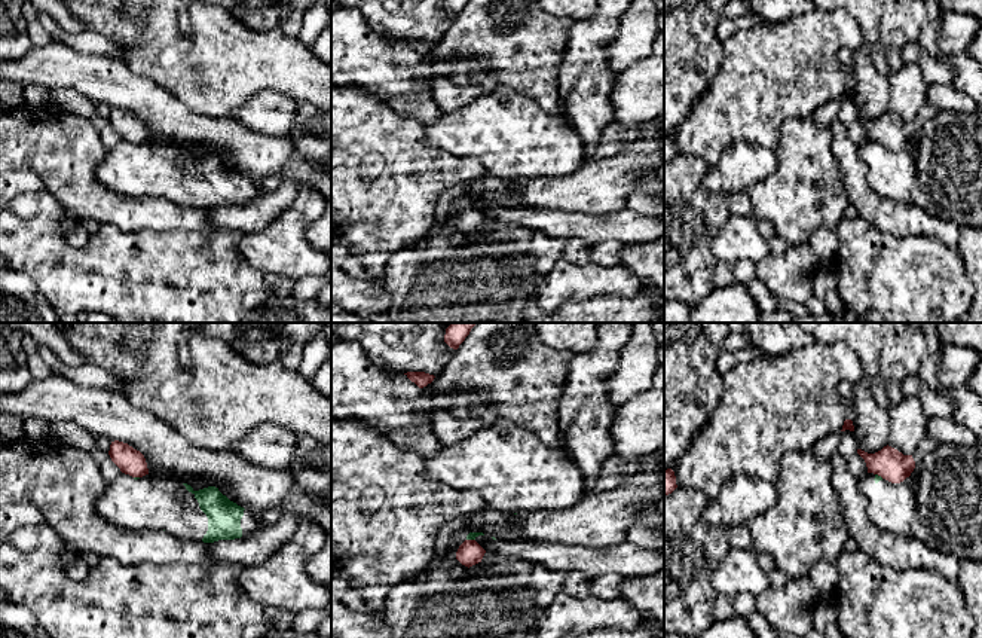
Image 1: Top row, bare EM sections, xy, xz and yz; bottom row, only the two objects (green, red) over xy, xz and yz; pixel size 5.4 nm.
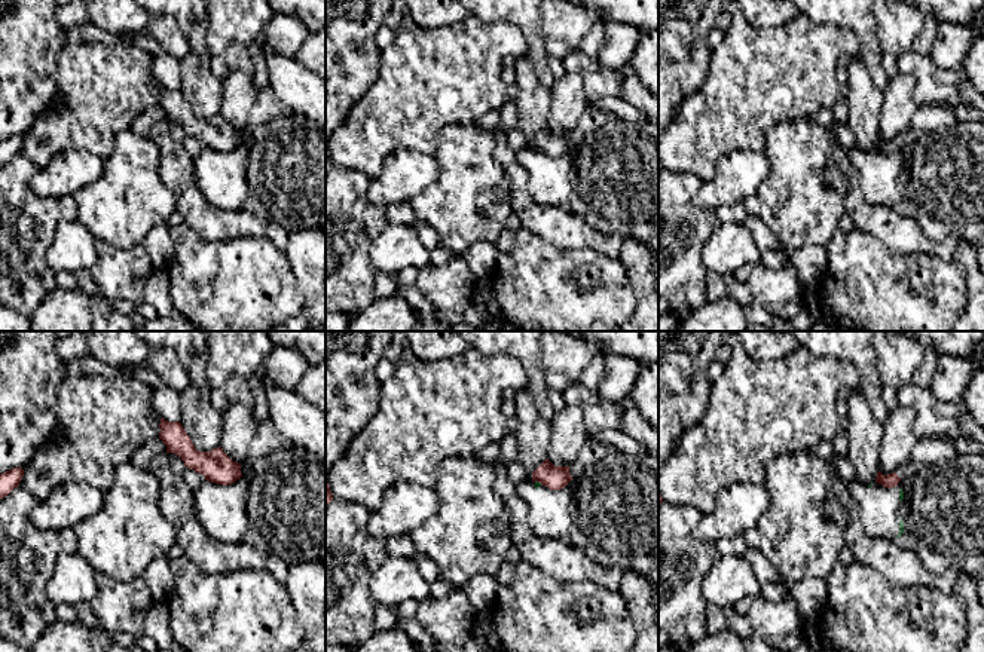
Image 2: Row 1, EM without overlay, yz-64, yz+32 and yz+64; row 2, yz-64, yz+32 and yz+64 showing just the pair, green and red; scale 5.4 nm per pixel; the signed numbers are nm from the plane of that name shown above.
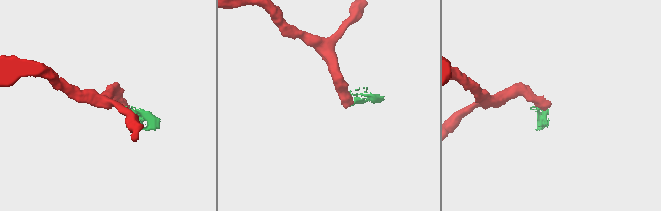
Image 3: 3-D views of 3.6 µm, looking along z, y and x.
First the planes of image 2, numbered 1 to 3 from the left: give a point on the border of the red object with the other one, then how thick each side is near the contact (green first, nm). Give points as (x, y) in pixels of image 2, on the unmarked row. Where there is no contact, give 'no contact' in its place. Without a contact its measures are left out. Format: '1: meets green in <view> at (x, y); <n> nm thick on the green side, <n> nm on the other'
1: no contact
2: meets green in yz+32 at (540, 150); 30 nm thick on the green side, 130 nm on the other
3: no contact

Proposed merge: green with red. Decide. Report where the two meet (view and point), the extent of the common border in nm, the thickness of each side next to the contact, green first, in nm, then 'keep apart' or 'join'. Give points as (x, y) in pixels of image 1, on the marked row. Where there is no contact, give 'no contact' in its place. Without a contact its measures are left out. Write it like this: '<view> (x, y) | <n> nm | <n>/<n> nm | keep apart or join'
xz (471, 539) | 50 nm | 50/140 nm | keep apart

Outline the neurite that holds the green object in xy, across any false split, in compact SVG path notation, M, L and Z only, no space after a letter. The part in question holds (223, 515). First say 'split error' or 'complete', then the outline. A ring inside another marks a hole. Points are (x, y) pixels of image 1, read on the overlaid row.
split error | M122 473L98 503L100 515L131 531L166 531L204 543L235 540L254 532L258 516L223 495L218 488L195 491L177 479Z

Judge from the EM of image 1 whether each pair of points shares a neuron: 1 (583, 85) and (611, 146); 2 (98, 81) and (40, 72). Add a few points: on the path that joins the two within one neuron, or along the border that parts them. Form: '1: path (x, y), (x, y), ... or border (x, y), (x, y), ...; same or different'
1: border (614, 119), (605, 128), (597, 147), (586, 159); different
2: path (83, 73), (55, 72); same

